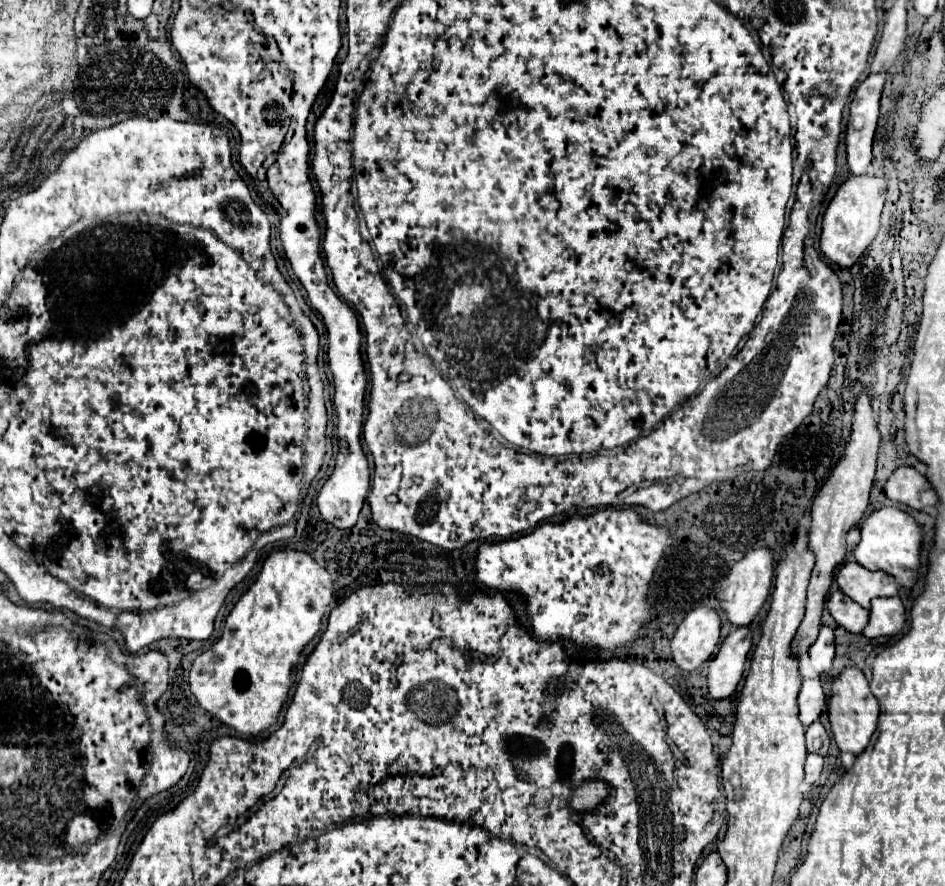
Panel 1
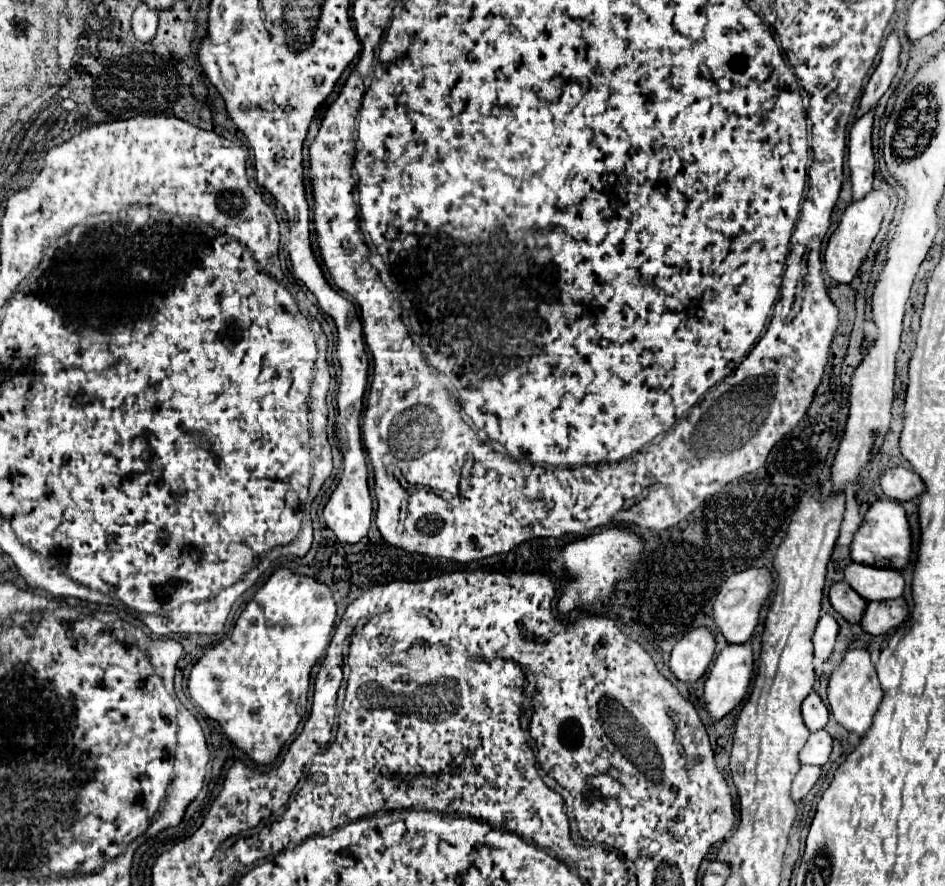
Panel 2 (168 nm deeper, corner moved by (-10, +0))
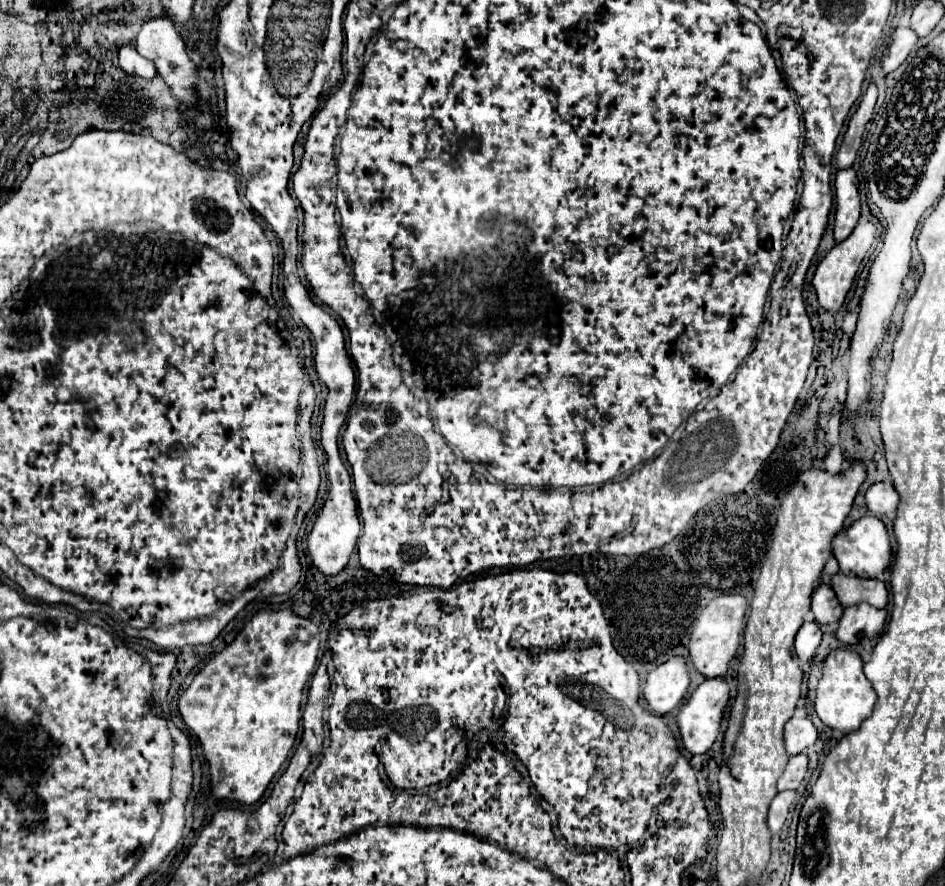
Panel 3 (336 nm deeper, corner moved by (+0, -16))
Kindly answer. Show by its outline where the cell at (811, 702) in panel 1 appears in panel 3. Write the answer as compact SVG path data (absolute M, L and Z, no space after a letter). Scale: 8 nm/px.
M793 716L785 724L785 750L789 756L801 754L817 740L817 728L805 716Z

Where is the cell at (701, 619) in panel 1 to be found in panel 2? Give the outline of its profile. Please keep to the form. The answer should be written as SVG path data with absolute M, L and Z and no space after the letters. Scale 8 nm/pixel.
M699 626L687 632L671 652L671 672L683 682L699 680L713 660L715 646L717 642L711 628Z

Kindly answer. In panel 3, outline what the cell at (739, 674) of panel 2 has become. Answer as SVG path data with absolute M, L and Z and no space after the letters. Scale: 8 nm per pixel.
M723 678L705 680L699 688L693 690L689 700L681 706L677 714L677 726L679 726L681 744L685 750L689 750L691 754L705 754L713 746L727 702L729 702L729 684Z

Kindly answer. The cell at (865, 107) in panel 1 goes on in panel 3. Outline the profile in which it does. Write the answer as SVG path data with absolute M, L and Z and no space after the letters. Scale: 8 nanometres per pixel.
M853 168L837 172L835 198L837 198L837 210L835 210L833 238L839 244L853 232L853 228L857 226L859 214L861 214L859 180L857 180L857 174Z

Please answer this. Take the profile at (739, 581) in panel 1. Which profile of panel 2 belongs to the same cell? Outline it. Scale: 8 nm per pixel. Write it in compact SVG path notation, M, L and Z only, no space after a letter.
M765 566L735 572L723 582L723 586L715 598L713 610L715 610L715 622L717 622L719 630L723 632L723 636L727 638L727 642L743 644L753 636L753 630L759 622L761 608L771 594L771 586L773 586L773 576Z

